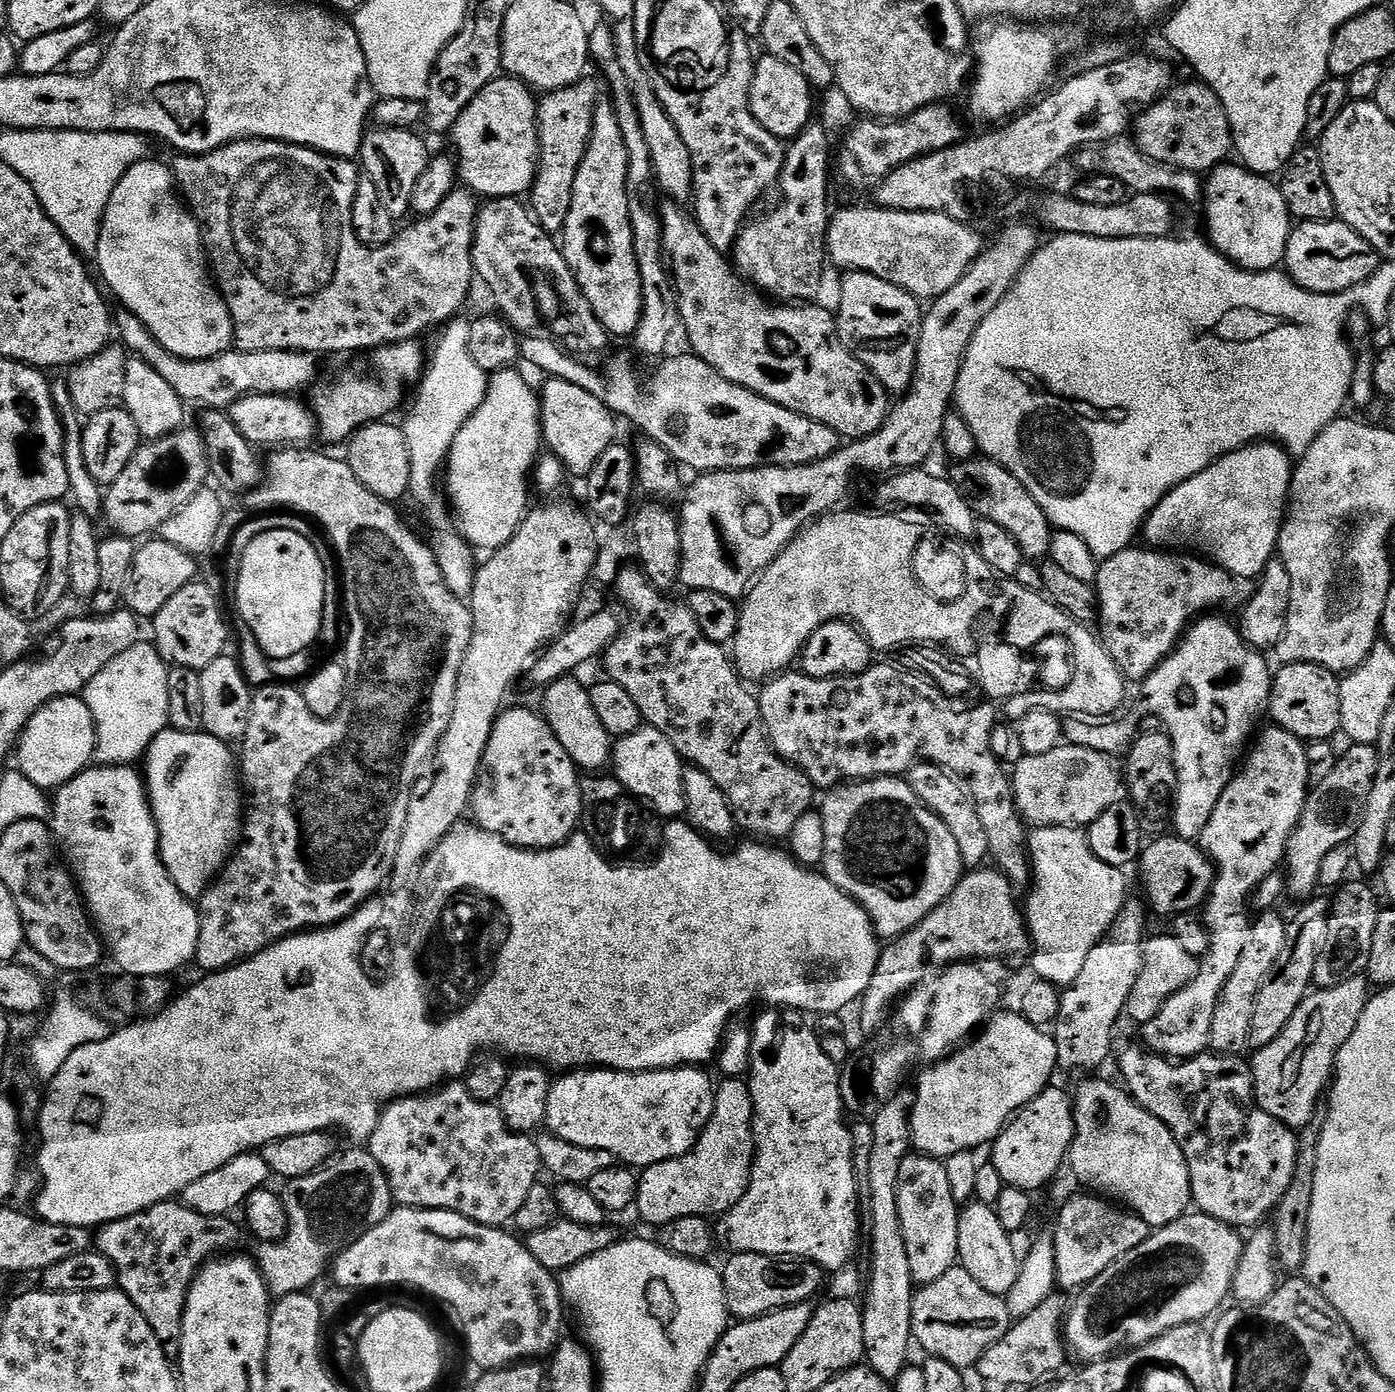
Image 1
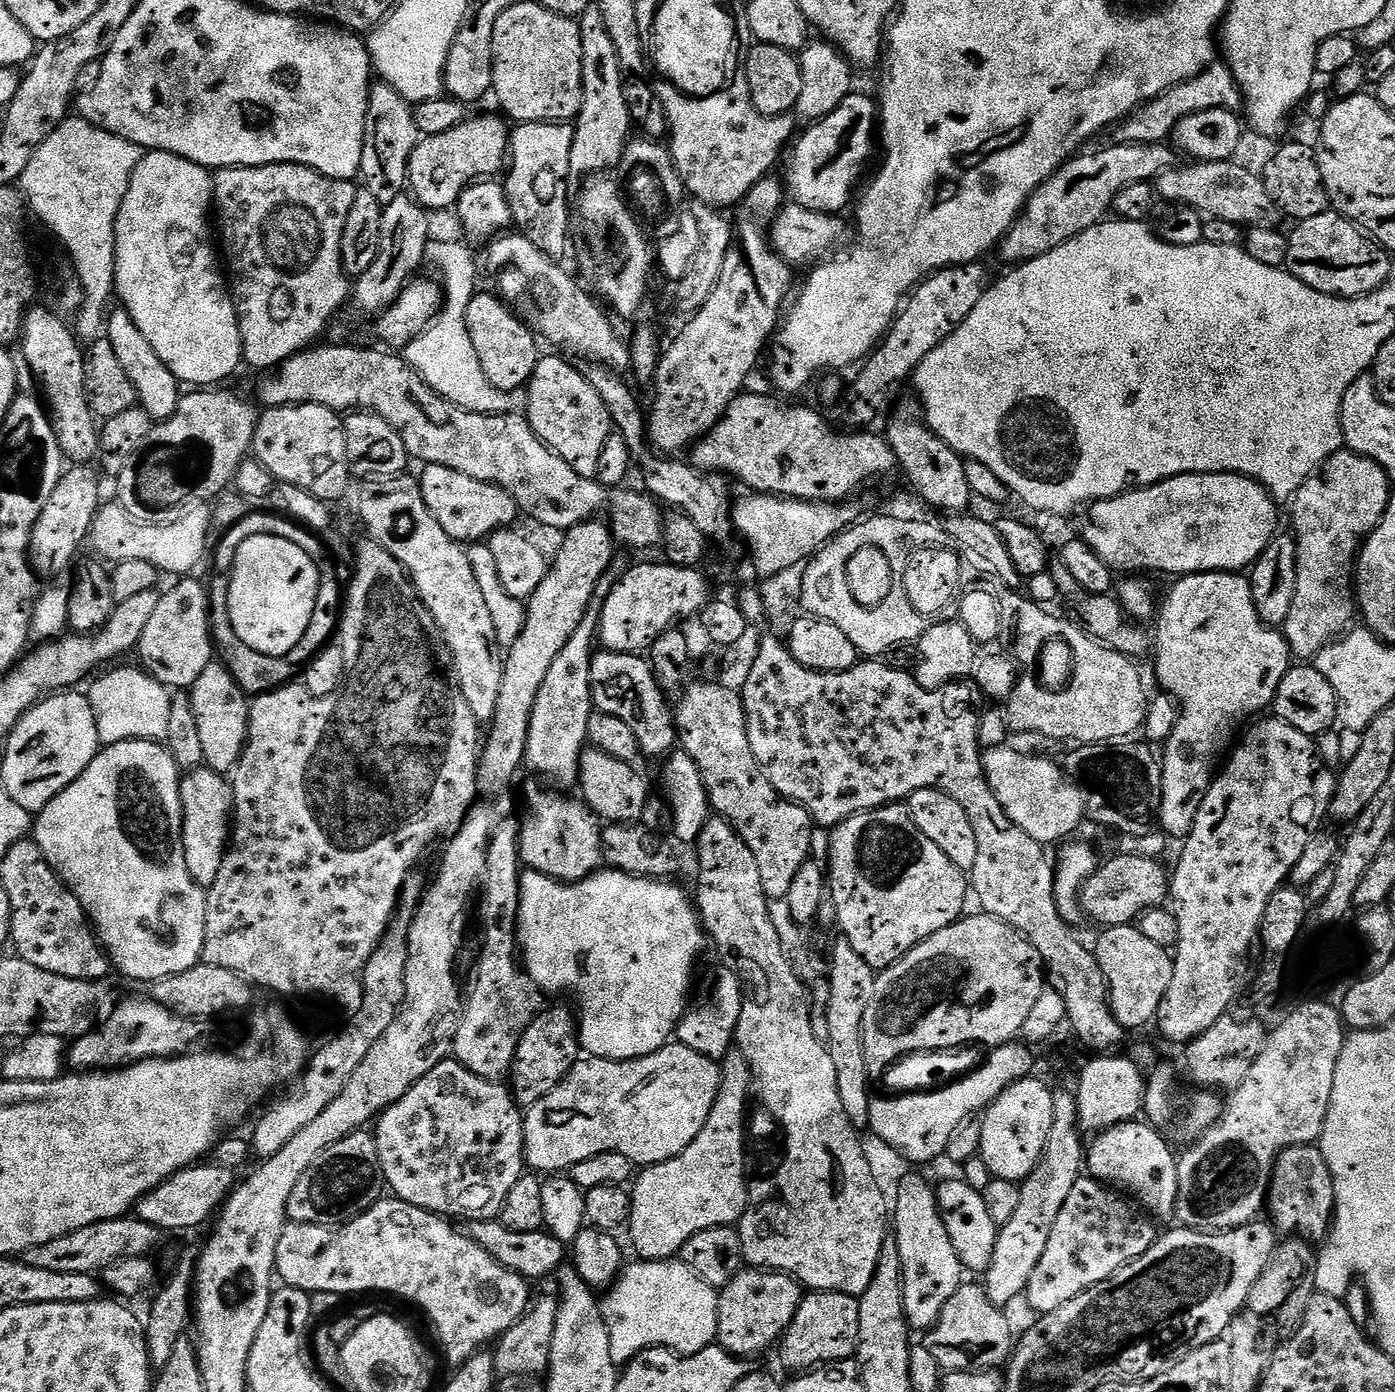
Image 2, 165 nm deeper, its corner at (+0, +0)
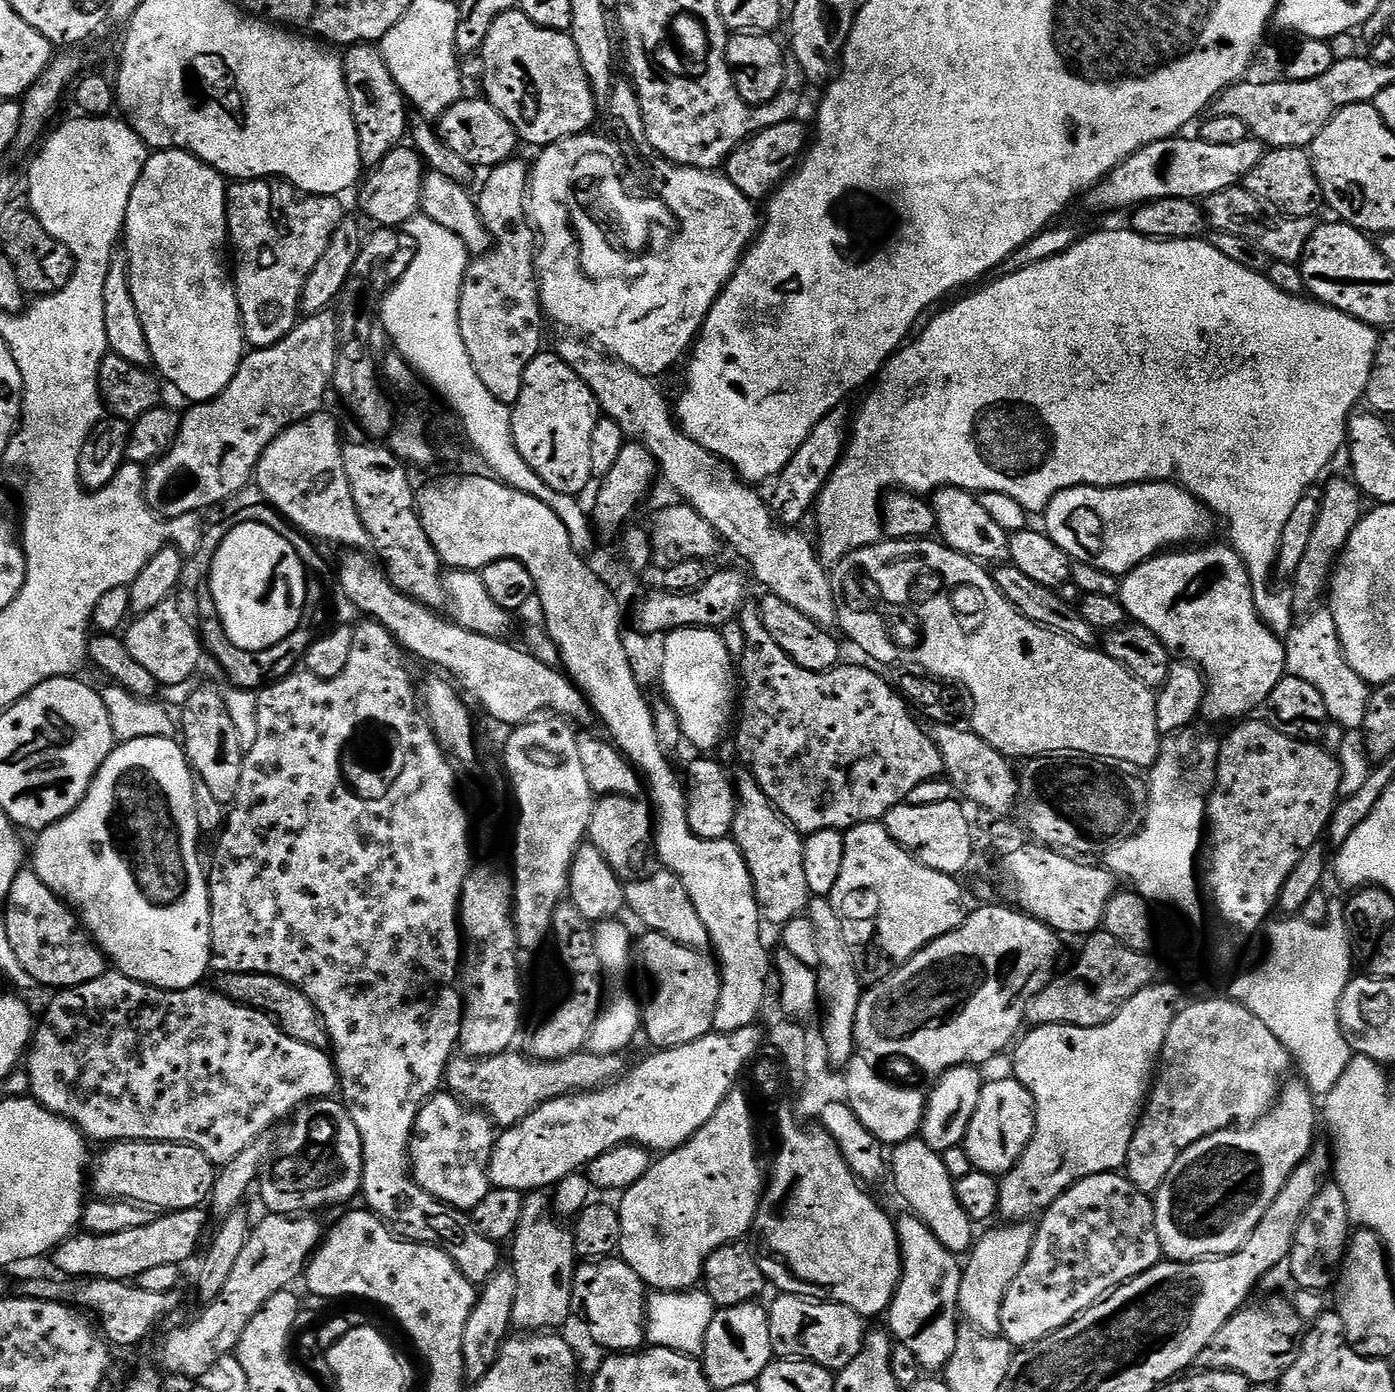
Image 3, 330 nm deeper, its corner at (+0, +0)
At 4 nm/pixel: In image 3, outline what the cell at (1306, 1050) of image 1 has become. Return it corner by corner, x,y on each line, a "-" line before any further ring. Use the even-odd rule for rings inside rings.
1289,1079
1287,1083
1281,1087
1280,1095
1276,1097
1276,1103
1273,1104
1270,1111
1256,1121
1255,1124
1247,1126
1237,1126
1227,1128
1221,1132
1210,1134
1206,1138
1202,1138
1198,1142
1194,1142
1194,1146
1190,1146
1178,1158
1178,1162
1174,1162
1174,1170
1170,1170
1170,1174
1166,1174
1166,1182
1162,1182
1162,1186
1154,1193
1154,1203
1156,1205
1156,1225
1158,1226
1158,1238
1160,1239
1160,1247
1163,1255
1169,1260
1203,1260
1206,1256
1229,1256
1240,1249
1248,1240
1248,1236
1258,1226
1258,1222
1262,1222
1262,1214
1266,1214
1266,1210
1274,1202
1274,1198
1278,1198
1278,1194
1288,1184
1290,1174
1296,1167
1308,1159
1309,1152
1313,1151
1316,1140
1316,1116
1318,1120
1318,1100
1313,1096
1311,1089
1303,1079

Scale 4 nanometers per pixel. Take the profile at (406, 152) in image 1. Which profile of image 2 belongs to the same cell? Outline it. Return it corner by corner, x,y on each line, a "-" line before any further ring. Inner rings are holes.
373,83
369,87
368,102
364,106
364,141
358,176
362,181
362,187
370,190
370,194
378,198
381,206
405,195
410,154
414,152
421,138
413,105
389,84

